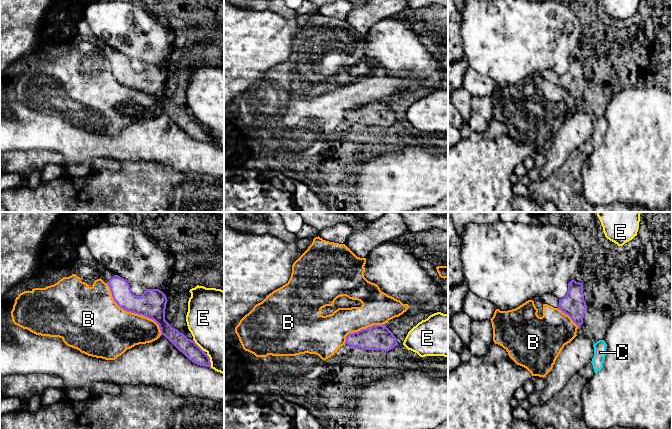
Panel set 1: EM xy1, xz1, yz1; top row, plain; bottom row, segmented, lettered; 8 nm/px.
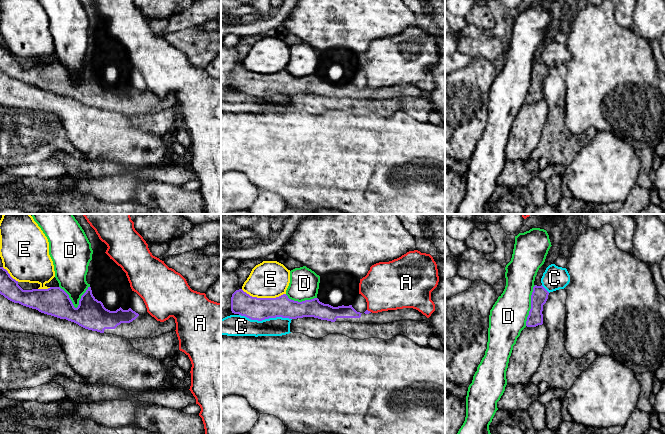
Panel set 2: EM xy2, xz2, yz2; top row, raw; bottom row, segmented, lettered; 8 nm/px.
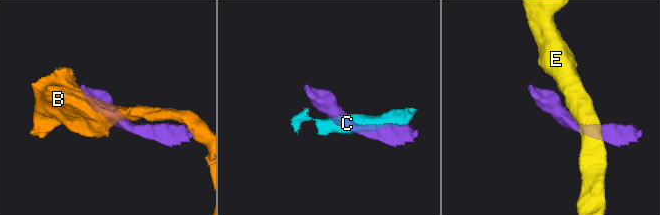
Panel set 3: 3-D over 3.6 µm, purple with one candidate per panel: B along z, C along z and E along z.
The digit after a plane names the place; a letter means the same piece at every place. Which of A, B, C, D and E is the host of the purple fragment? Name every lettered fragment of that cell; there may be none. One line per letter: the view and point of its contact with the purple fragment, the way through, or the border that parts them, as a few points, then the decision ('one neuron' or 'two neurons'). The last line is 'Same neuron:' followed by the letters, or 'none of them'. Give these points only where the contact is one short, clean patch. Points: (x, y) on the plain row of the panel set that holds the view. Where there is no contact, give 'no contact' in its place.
A: xz2 (369, 87) | along xz2 (367, 85), (370, 88) | two neurons
B: xy1 (132, 88) | two neurons
C: xz2 (265, 94) | two neurons
D: xy2 (74, 83) | two neurons
E: xz2 (263, 74) | two neurons
Same neuron: none of them

